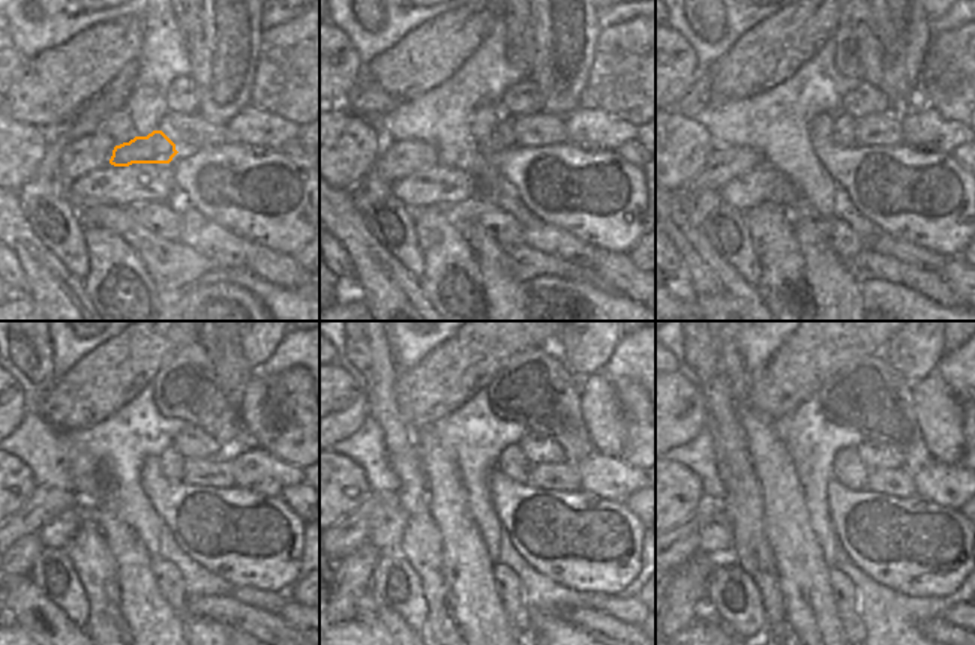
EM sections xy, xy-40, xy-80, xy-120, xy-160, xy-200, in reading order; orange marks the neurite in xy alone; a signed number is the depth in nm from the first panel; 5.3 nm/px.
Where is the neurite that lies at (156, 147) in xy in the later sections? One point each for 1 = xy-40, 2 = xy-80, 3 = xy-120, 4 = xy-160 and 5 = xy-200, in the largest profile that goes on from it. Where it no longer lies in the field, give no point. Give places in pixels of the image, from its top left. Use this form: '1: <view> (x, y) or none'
1: xy-40 (503, 137)
2: xy-80 (845, 126)
3: xy-120 (171, 462)
4: xy-160 (512, 462)
5: xy-200 (848, 468)

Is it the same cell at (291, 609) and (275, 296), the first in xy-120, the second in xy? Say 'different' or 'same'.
different

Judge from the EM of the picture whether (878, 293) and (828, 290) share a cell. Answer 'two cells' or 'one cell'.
two cells

